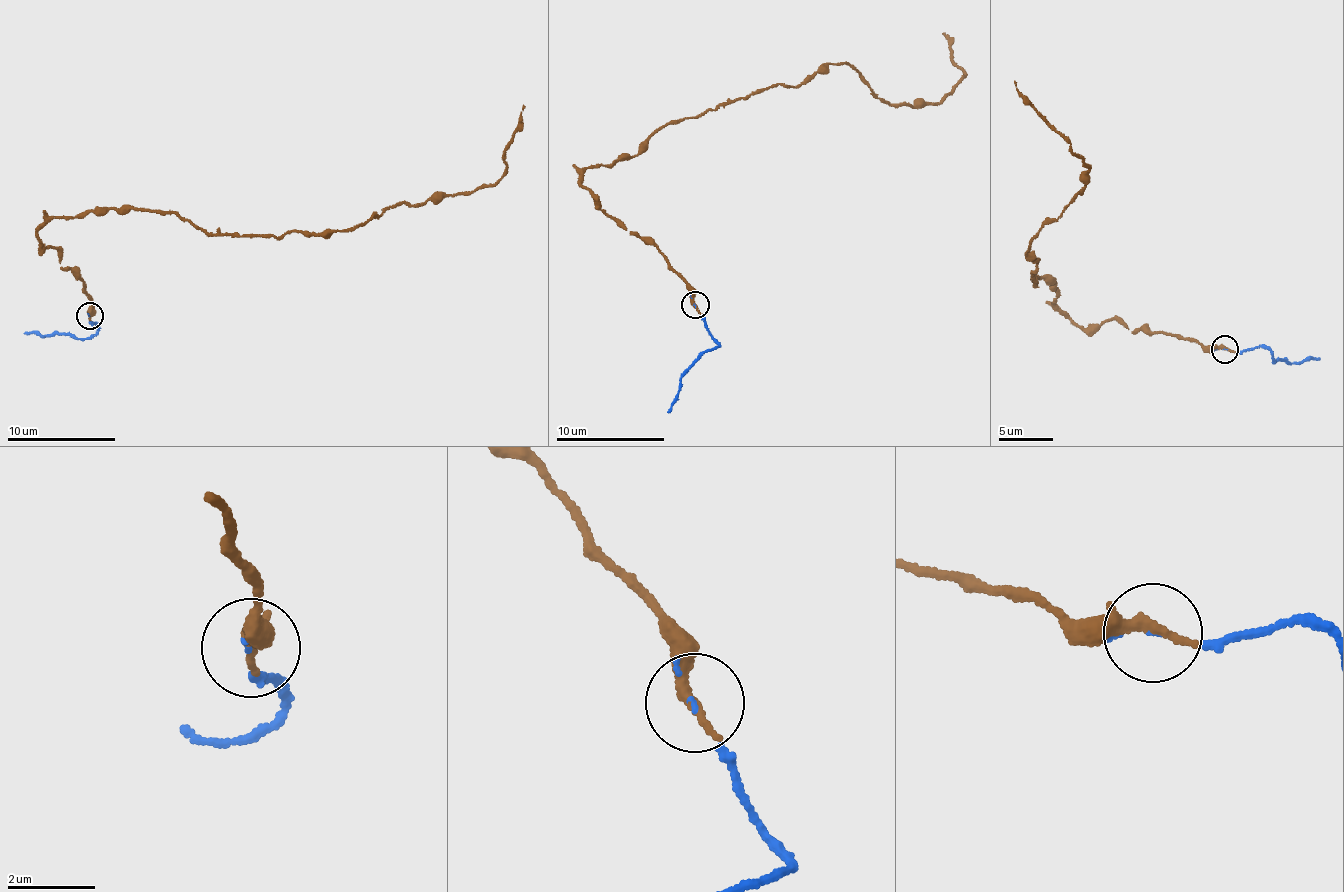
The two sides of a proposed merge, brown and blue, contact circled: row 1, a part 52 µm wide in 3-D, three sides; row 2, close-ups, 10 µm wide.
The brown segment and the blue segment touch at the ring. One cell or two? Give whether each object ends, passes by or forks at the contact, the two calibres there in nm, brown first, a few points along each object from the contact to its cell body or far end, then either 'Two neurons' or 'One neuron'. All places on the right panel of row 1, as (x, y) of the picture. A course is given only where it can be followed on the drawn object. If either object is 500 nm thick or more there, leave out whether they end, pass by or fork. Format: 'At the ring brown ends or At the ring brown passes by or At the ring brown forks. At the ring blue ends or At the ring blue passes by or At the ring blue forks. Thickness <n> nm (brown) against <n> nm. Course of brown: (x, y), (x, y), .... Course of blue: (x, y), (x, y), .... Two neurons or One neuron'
At the ring brown ends. At the ring blue ends. Thickness 360 nm (brown) against 50 nm. Course of brown: (1224, 349), (1115, 319), (1085, 328), (1055, 304), (1057, 282), (1033, 285), (1027, 252), (1089, 168), (1015, 80). Course of blue: (1224, 349), (1270, 351), (1273, 363), (1299, 364), (1318, 358). One neuron

